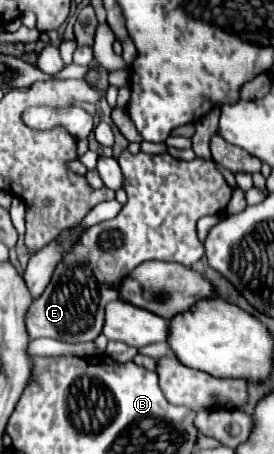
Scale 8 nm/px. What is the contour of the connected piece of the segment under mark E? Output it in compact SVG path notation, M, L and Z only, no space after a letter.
M124 149L118 157L118 163L126 175L128 203L122 207L122 211L114 219L102 221L86 229L80 243L56 267L52 281L48 283L44 293L30 305L26 313L26 329L30 339L52 337L64 343L94 341L102 331L106 303L118 299L118 283L122 283L122 279L134 267L150 259L174 261L186 267L194 265L204 255L204 245L196 235L196 221L204 215L222 213L232 197L232 189L224 181L222 173L216 169L214 161L208 161L208 159L196 157L192 161L180 161L168 153L148 155L140 151L132 155L128 149Z

